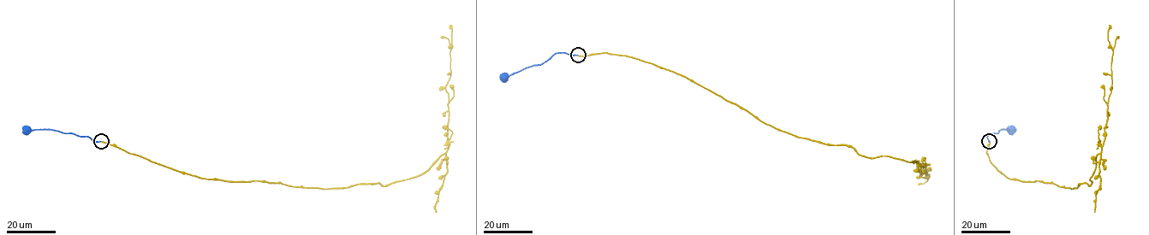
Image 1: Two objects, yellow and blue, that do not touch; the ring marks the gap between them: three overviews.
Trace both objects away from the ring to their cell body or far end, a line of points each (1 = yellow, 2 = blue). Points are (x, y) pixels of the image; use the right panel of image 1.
1: (989, 141), (989, 160), (1009, 179), (1070, 189), (1090, 185), (1104, 138), (1112, 85), (1110, 25)
2: (989, 141), (986, 136), (1011, 128)

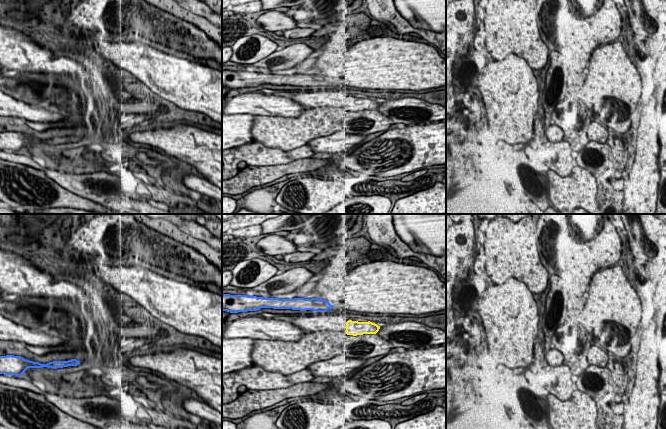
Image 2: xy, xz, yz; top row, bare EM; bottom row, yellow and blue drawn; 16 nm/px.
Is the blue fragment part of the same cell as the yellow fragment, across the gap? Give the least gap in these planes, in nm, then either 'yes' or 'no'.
320 nm | no

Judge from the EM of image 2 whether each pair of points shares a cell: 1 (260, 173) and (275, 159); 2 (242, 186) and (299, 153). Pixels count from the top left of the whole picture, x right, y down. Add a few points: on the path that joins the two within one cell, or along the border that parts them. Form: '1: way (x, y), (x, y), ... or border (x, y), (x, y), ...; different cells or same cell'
1: border (291, 161), (285, 164), (247, 165); different cells
2: border (310, 156), (294, 160); different cells

